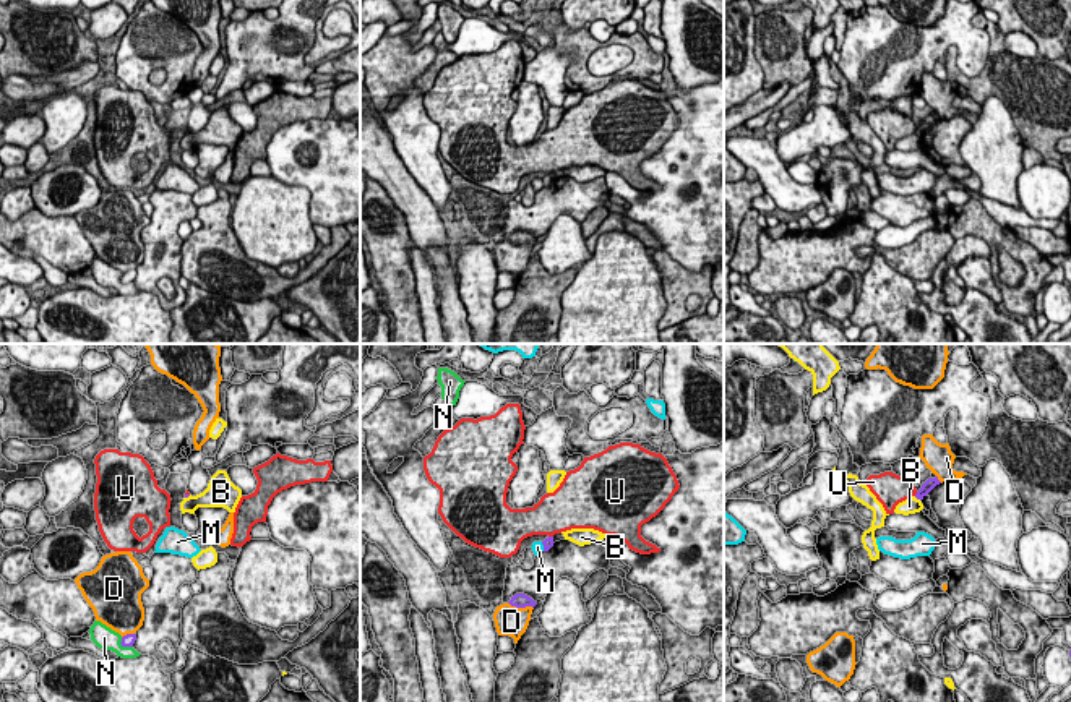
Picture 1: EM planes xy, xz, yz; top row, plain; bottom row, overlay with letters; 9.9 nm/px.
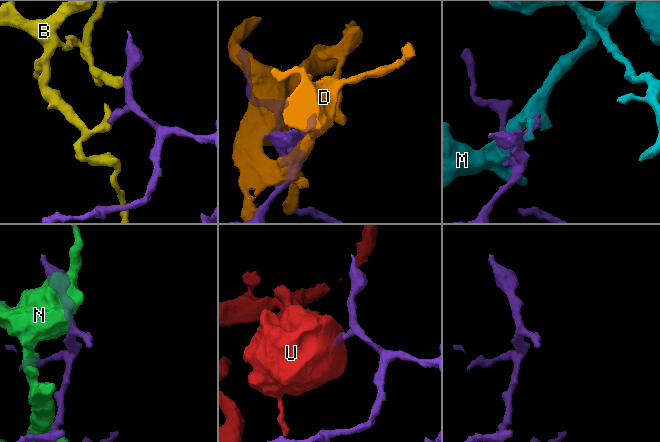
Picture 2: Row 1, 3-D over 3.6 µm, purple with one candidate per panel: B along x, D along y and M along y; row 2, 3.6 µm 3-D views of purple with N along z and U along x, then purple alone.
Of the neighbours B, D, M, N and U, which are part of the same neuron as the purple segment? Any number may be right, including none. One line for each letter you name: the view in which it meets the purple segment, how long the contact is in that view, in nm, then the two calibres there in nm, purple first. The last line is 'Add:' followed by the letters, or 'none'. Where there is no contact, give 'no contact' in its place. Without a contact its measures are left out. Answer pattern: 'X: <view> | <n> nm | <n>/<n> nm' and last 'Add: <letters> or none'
Add: none

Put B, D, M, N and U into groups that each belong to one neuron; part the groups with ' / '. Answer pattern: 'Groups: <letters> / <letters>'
Groups: B / D / M / N / U

